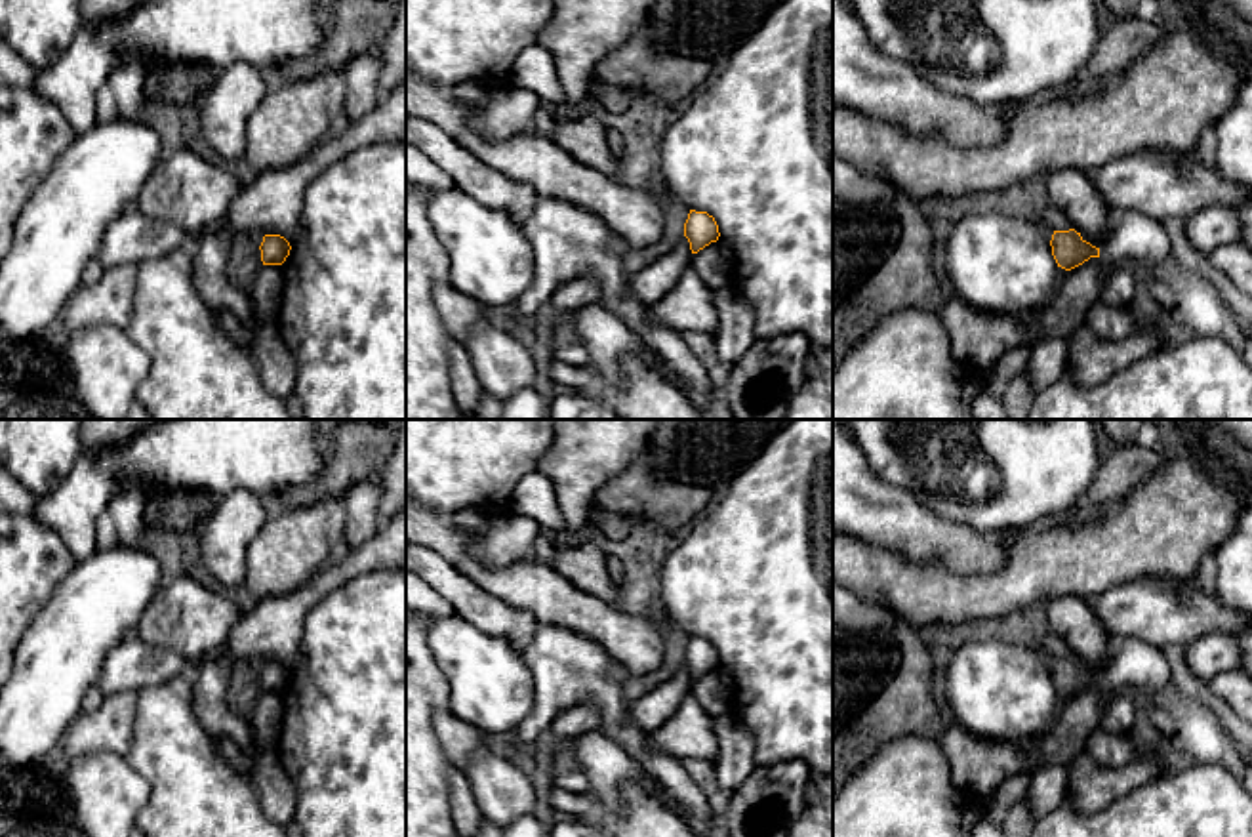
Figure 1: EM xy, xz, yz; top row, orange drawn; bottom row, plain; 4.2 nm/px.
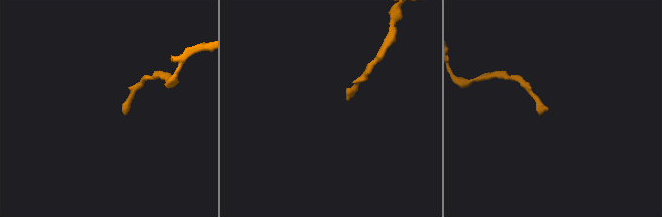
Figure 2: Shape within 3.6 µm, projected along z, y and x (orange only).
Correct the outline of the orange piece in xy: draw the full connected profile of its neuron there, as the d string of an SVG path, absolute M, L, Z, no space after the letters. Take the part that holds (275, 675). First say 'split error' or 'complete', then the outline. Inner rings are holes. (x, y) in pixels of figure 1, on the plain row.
complete; M265 662L259 673L263 692L282 692L290 683L290 669L280 662Z

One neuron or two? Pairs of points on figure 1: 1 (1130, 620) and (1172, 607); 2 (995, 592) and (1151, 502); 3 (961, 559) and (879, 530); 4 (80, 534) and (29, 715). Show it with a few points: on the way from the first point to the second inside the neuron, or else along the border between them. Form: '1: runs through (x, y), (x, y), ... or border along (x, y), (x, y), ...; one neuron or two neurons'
1: runs through (1140, 611), (1163, 611); one neuron
2: runs through (1033, 574), (1047, 563), (1092, 559), (1113, 540); one neuron
3: runs through (940, 540), (915, 530), (900, 530); one neuron
4: border along (96, 550), (75, 563); two neurons

